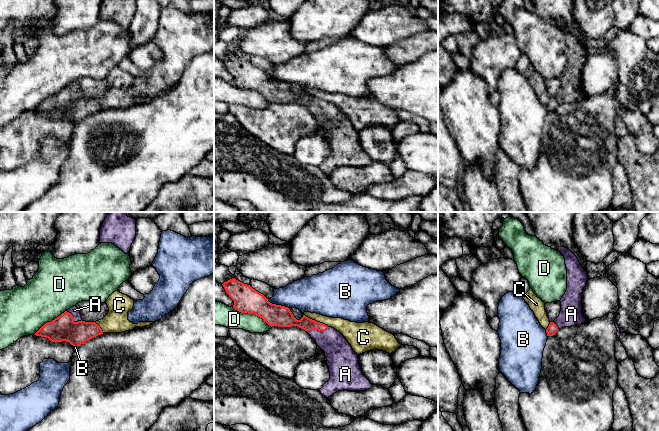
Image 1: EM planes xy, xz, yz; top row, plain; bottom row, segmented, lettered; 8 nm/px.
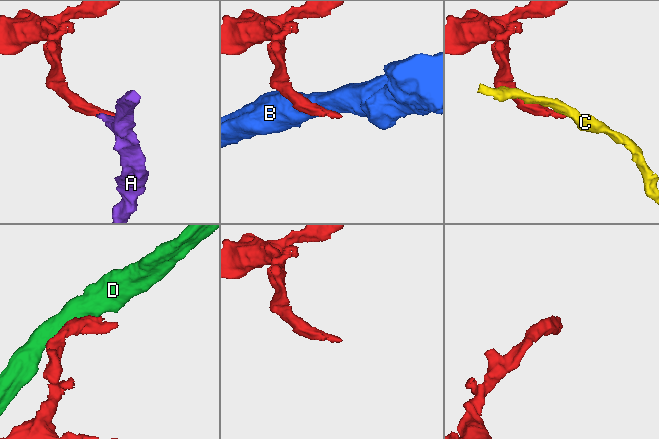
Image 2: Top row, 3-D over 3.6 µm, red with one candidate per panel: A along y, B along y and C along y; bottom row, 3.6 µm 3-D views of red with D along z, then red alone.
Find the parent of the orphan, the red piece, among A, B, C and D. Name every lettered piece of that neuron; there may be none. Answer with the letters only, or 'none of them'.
A

